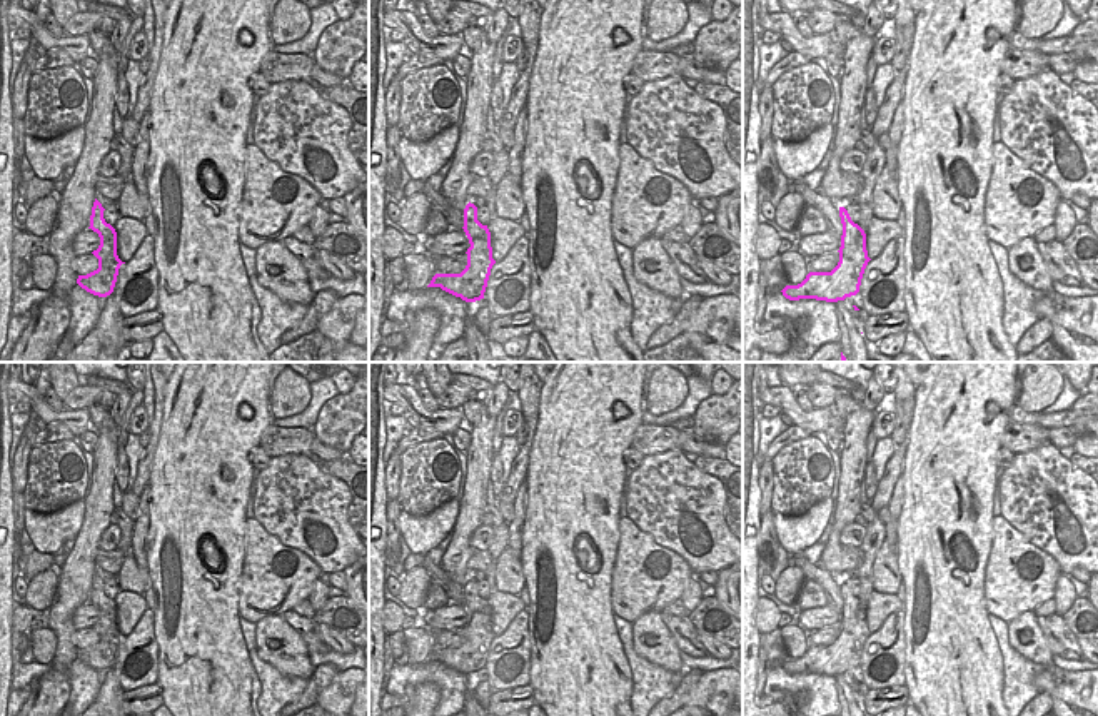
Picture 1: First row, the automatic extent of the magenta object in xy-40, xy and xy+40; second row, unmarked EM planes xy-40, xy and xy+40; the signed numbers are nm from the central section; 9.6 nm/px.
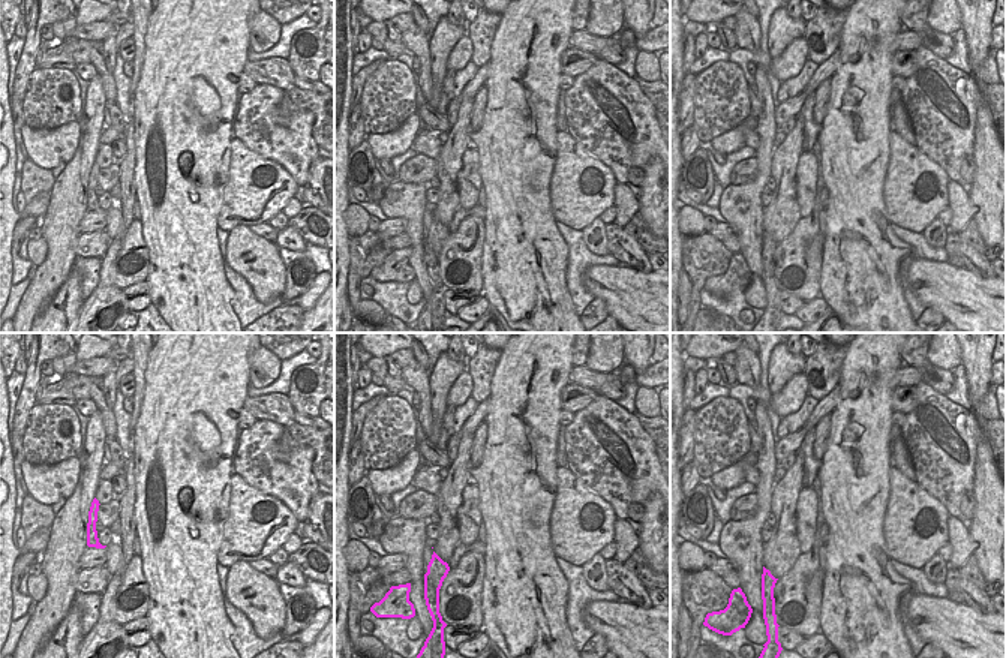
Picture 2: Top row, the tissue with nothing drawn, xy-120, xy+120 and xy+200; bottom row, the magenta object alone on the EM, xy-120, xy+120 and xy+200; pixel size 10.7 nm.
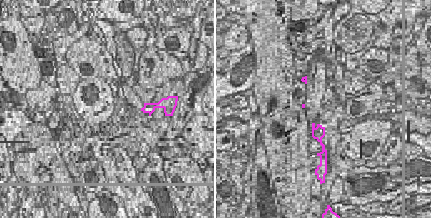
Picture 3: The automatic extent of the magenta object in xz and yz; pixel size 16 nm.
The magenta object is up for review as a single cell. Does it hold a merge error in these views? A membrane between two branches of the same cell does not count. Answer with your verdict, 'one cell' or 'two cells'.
two cells

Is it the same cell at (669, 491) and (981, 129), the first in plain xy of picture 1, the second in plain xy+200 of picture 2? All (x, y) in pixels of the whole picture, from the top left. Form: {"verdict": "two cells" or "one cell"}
{"verdict": "two cells"}

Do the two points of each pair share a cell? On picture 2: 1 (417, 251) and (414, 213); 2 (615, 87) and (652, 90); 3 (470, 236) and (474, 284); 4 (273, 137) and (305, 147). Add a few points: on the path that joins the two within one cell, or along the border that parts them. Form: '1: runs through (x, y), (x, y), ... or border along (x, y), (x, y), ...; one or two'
1: runs through (417, 242), (414, 222); one
2: border along (633, 78), (654, 110); two
3: runs through (474, 248), (473, 272); one
4: runs through (281, 138), (297, 147); one

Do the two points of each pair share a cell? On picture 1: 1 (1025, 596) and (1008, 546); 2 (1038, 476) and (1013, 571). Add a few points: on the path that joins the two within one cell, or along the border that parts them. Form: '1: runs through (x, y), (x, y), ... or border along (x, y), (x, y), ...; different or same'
1: runs through (1022, 584), (1008, 558); same
2: border along (1002, 514), (1030, 543), (1055, 559); different

